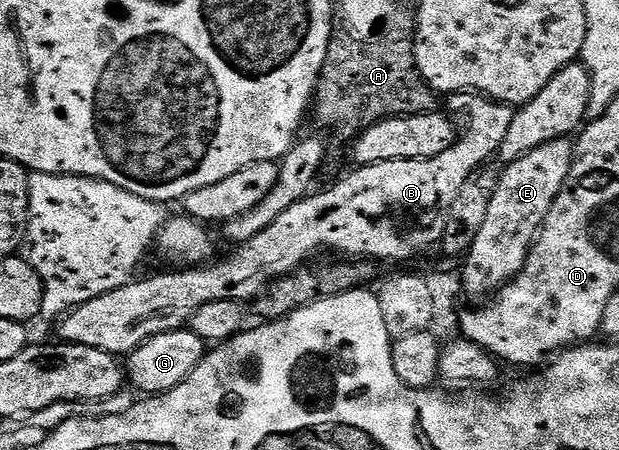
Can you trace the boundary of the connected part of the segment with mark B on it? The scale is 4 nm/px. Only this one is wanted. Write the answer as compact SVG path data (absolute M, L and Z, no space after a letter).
M455 92L447 100L450 101L444 105L445 111L451 117L457 118L460 124L462 119L463 128L461 124L460 135L452 146L448 146L448 150L444 150L444 154L436 154L436 158L427 160L393 160L355 167L355 172L348 173L331 188L326 188L323 192L315 191L300 202L288 206L288 210L284 210L284 214L280 214L280 218L276 218L272 226L260 230L256 238L237 245L230 250L234 252L228 253L223 260L215 259L205 266L166 270L170 272L164 273L163 276L150 276L147 280L135 279L123 288L112 290L100 298L92 298L92 302L84 302L79 308L73 308L61 317L57 325L58 332L62 335L59 337L67 344L92 346L113 356L125 358L132 350L148 342L148 338L187 327L190 319L206 303L225 300L246 302L257 297L270 281L303 267L311 259L309 256L321 248L327 248L328 251L334 252L330 254L337 254L342 258L366 257L379 262L378 260L410 260L417 252L422 252L433 244L435 247L441 241L445 216L455 201L456 194L460 192L464 182L468 181L468 176L487 163L485 160L498 156L498 147L504 142L508 130L512 127L515 113L511 105L491 100L489 96L480 92Z

